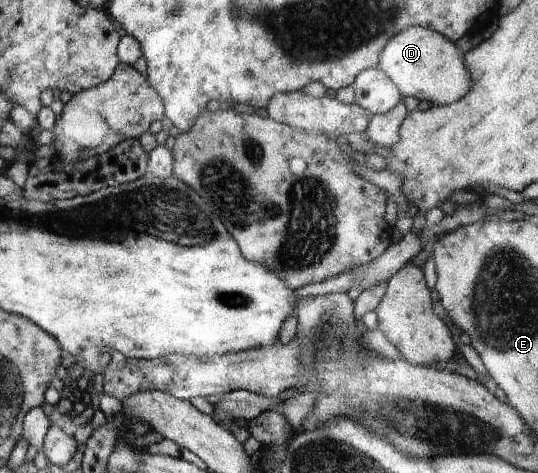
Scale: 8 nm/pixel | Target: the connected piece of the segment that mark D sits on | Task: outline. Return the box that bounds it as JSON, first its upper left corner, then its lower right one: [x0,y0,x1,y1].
[378,27,471,105]

